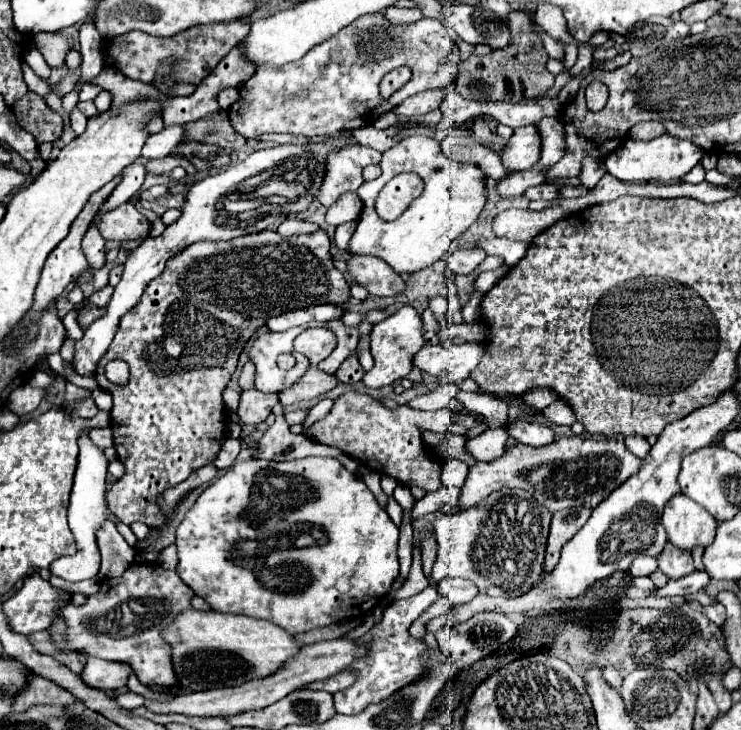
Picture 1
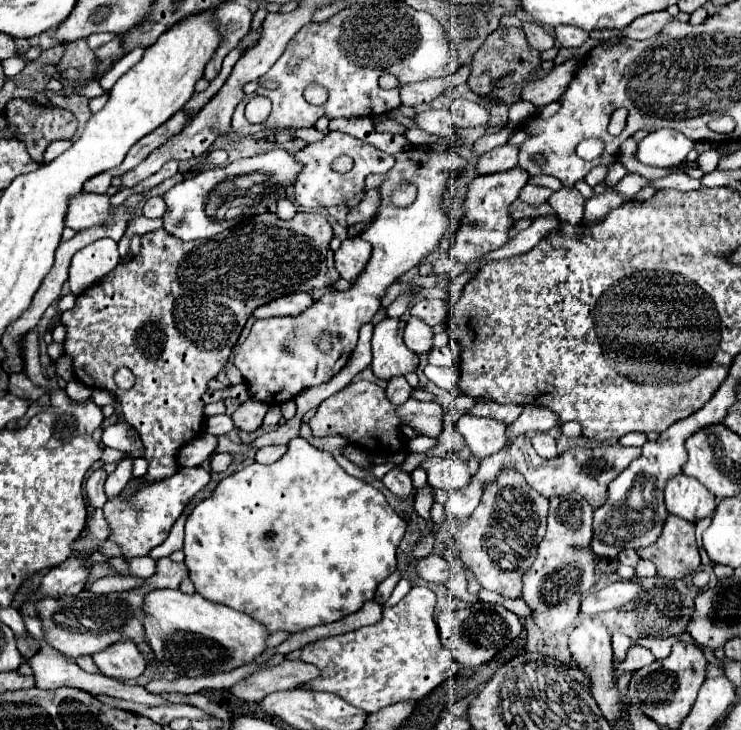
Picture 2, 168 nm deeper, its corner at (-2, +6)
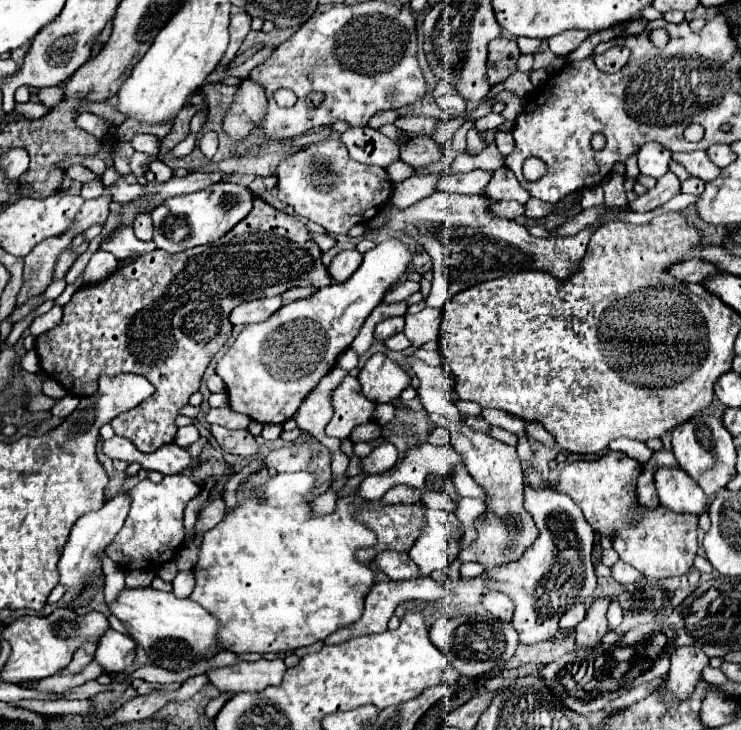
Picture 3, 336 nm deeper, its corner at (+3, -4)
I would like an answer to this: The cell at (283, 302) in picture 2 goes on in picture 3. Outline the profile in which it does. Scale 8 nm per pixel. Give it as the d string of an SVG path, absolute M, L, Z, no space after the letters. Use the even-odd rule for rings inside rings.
M269 297L269 299L255 299L255 301L247 301L239 307L235 307L235 311L231 311L231 323L233 325L251 325L251 323L261 323L265 319L269 319L275 311L279 311L283 307L283 299L281 297Z

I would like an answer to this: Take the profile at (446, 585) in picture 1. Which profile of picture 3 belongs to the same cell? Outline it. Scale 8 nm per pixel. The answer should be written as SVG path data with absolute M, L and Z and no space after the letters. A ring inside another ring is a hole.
M383 551L379 553L379 559L375 559L381 571L385 571L391 579L403 581L403 579L421 579L419 567L411 561L407 551Z

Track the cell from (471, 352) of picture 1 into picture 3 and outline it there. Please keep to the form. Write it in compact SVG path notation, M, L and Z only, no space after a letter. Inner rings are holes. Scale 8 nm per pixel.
M403 333L393 335L393 337L387 339L387 343L385 343L385 347L387 347L387 349L393 349L393 351L403 351L403 349L407 349L409 345L411 345L411 341L409 341Z

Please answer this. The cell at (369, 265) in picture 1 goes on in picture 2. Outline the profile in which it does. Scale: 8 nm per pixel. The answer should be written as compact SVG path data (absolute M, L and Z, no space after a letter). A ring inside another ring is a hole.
M360 237L342 241L340 249L334 253L334 261L340 277L352 283L366 267L370 253L372 253L372 245Z

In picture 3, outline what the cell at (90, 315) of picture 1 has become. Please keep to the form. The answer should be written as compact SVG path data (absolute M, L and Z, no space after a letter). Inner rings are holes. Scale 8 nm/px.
M257 197L251 215L247 215L243 223L235 225L223 239L175 255L167 255L159 249L143 253L135 261L121 265L103 283L77 291L63 307L63 321L55 329L39 335L35 347L41 369L45 369L51 379L61 383L67 393L77 397L93 395L99 389L99 379L103 375L115 377L119 373L135 373L145 377L155 387L155 393L137 407L117 415L111 421L111 427L117 435L131 439L139 451L153 453L161 445L175 441L175 419L189 403L191 393L199 389L209 361L231 337L233 325L229 315L237 305L251 299L281 295L293 287L313 285L321 289L331 283L333 281L327 273L327 267L321 263L321 249L313 241L309 227L297 217L279 211L265 201L259 201Z

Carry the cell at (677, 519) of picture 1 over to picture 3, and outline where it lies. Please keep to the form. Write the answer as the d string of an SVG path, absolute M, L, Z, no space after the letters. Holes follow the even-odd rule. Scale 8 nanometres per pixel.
M679 467L659 469L655 473L655 487L661 505L673 513L701 515L709 505L709 497L703 489Z

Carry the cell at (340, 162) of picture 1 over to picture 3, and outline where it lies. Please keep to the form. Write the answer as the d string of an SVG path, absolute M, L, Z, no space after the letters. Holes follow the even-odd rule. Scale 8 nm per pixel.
M325 139L289 155L279 163L277 179L279 199L291 205L299 217L325 227L327 233L347 233L353 225L371 221L383 209L393 189L383 167L353 161L339 139Z

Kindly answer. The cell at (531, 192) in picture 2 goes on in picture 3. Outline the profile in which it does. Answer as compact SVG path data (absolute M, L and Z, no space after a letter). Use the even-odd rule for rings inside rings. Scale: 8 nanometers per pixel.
M497 201L493 205L493 213L505 217L505 219L515 219L521 217L525 213L525 205L517 203L517 201Z

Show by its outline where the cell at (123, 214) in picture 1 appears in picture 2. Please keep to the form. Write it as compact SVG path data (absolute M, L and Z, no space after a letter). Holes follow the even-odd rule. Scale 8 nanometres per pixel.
M80 191L76 197L72 197L72 205L68 205L68 217L64 219L64 225L74 231L82 231L110 219L112 211L114 207L110 205L110 197Z

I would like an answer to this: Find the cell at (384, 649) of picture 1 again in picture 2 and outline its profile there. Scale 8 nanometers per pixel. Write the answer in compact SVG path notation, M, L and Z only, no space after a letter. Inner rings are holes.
M414 585L396 607L384 609L380 623L306 645L302 649L302 661L320 667L320 677L298 689L334 693L368 713L398 701L422 699L458 673L458 661L440 641L434 605L436 595L428 587Z

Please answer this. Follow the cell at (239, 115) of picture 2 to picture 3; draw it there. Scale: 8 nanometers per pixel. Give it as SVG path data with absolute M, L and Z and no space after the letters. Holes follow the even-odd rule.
M365 1L357 5L319 5L311 19L301 25L295 35L281 43L265 63L251 71L249 79L265 89L267 109L259 131L265 135L265 139L273 141L293 139L309 129L331 125L337 119L347 121L351 127L367 127L369 119L375 113L411 105L419 101L427 91L427 83L417 61L417 31L411 11L381 1ZM279 87L291 89L297 95L297 103L293 107L281 109L273 101L273 91ZM309 91L321 91L325 95L323 103L317 109L305 107L305 95Z

